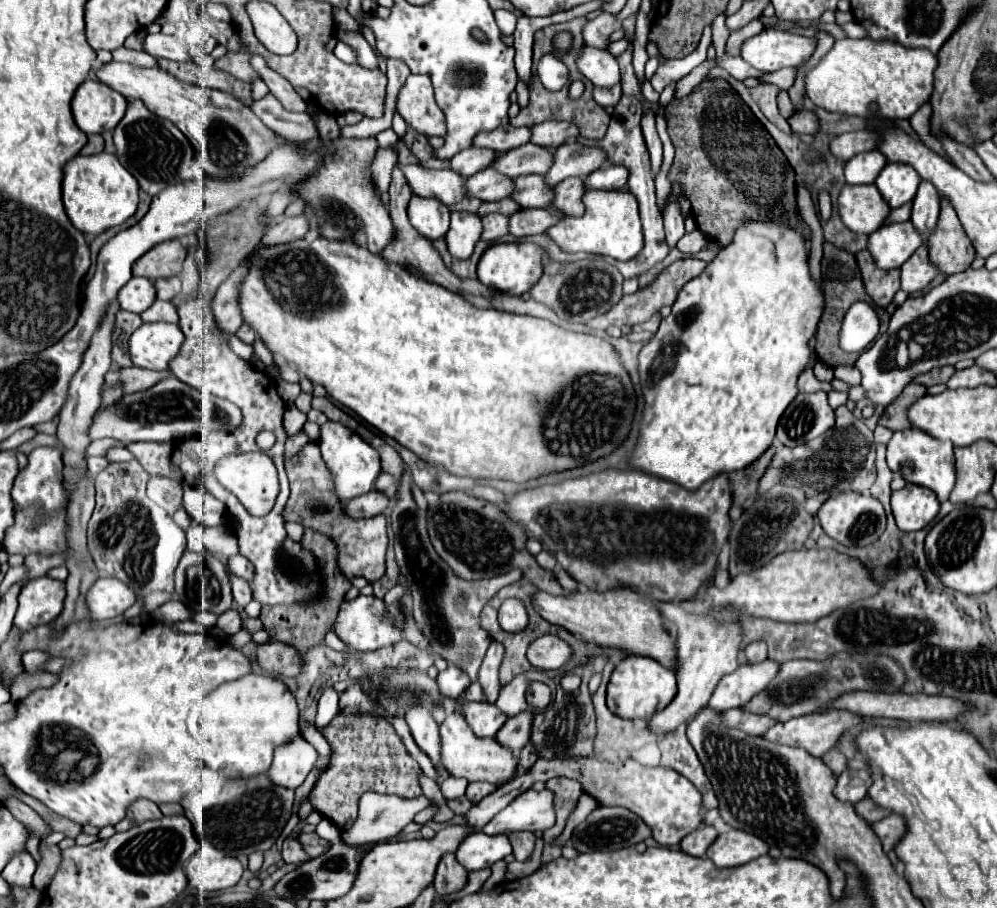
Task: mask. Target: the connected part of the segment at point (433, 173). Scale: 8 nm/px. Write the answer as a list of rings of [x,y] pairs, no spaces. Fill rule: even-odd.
[[[397,162],[395,166],[401,168],[407,184],[415,196],[435,198],[447,206],[465,198],[463,196],[465,180],[453,170],[427,170],[419,164],[403,164],[403,162]]]

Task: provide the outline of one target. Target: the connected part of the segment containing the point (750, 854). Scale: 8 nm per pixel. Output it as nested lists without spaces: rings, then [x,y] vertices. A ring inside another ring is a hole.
[[[729,830],[725,834],[719,834],[717,840],[709,846],[707,858],[717,868],[735,868],[759,856],[765,856],[767,850],[769,846],[761,838],[741,830]]]

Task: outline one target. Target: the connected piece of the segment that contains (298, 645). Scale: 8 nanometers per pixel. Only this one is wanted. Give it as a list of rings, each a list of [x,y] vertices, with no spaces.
[[[305,528],[305,534],[303,534],[303,540],[301,540],[301,542],[303,542],[303,548],[313,550],[315,556],[317,556],[317,562],[319,562],[321,572],[323,572],[323,578],[325,578],[325,590],[323,590],[325,598],[319,600],[317,604],[263,606],[259,618],[263,620],[263,626],[265,626],[265,630],[269,632],[271,640],[275,640],[275,642],[285,642],[285,644],[293,646],[293,648],[301,654],[301,658],[305,658],[307,650],[309,650],[311,646],[321,644],[323,638],[325,638],[325,634],[327,634],[327,630],[333,626],[333,622],[335,622],[335,618],[337,618],[337,610],[339,610],[339,606],[341,606],[341,602],[343,602],[345,592],[351,588],[351,582],[349,582],[349,580],[341,574],[341,570],[339,570],[339,564],[337,564],[337,544],[335,544],[329,536],[325,536],[325,534],[317,532],[317,530]]]

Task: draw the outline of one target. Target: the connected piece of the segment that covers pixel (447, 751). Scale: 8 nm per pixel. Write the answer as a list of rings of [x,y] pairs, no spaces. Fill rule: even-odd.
[[[451,712],[439,726],[441,732],[441,764],[449,770],[449,774],[467,778],[469,782],[493,782],[493,784],[503,784],[513,778],[517,760],[513,758],[513,752],[509,748],[503,748],[497,744],[495,738],[477,738],[473,730],[467,726],[465,716],[461,712]]]

